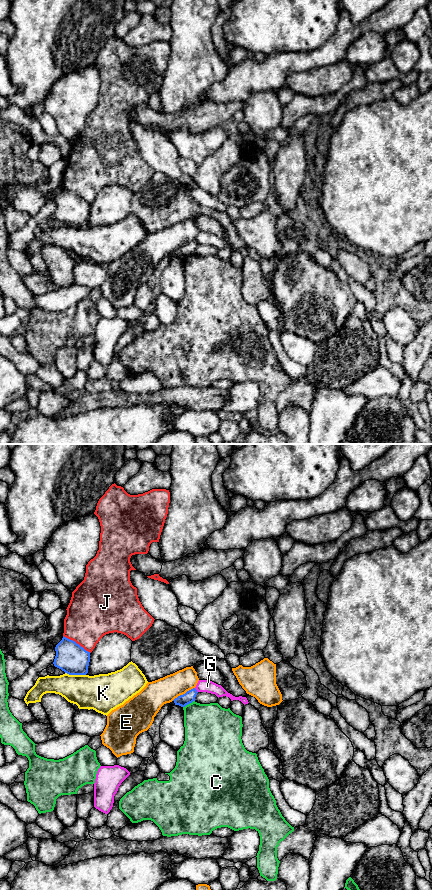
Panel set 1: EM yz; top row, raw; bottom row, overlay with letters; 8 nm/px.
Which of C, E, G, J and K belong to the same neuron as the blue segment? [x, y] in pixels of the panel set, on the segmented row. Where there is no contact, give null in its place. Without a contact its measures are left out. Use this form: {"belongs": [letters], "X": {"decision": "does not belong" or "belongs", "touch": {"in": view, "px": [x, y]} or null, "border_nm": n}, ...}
{"belongs": [], "C": {"decision": "does not belong", "touch": {"in": "yz", "px": [188, 703]}, "border_nm": 110}, "E": {"decision": "does not belong", "touch": {"in": "yz", "px": [183, 694]}, "border_nm": 220}, "G": {"decision": "does not belong", "touch": {"in": "yz", "px": [196, 690]}, "border_nm": 50}, "J": {"decision": "does not belong", "touch": {"in": "yz", "px": [76, 643]}, "border_nm": 260}, "K": {"decision": "does not belong", "touch": {"in": "yz", "px": [75, 674]}, "border_nm": 170}}

